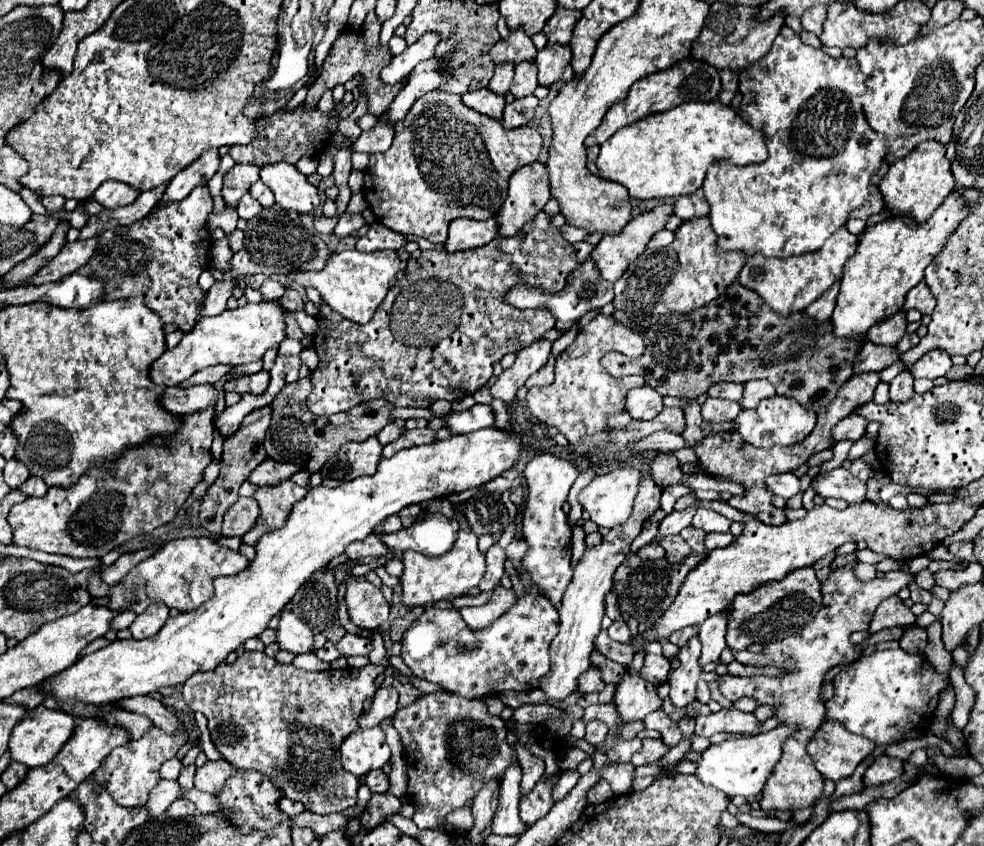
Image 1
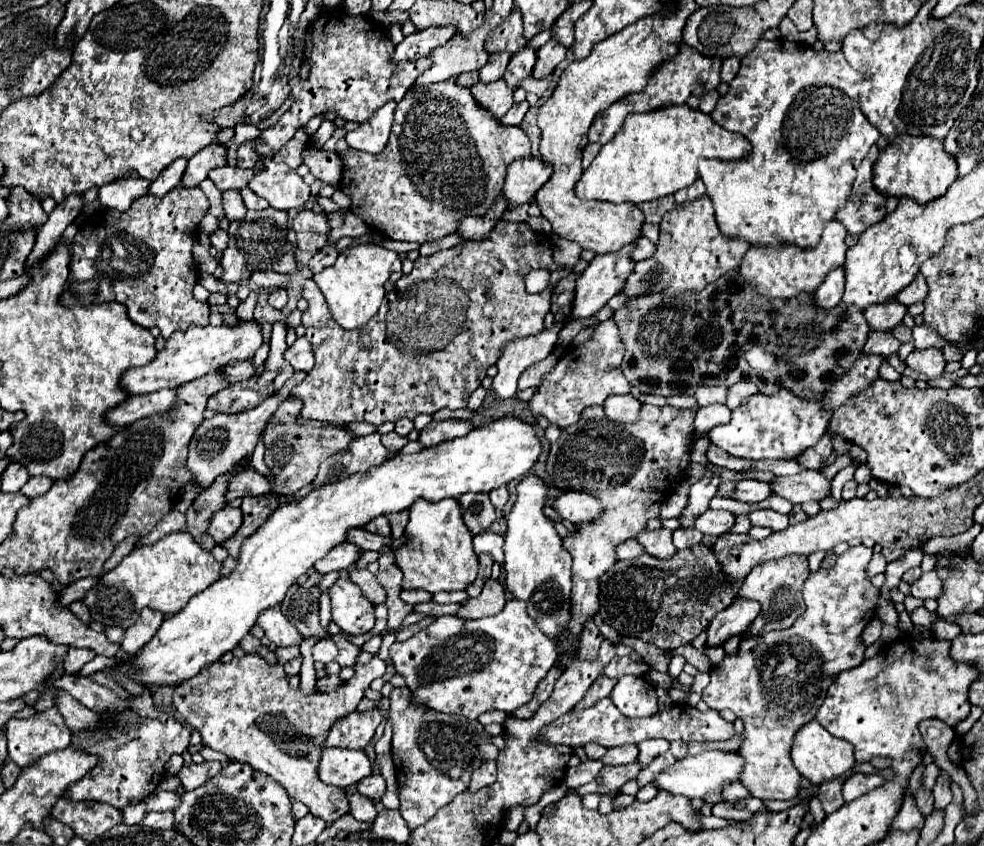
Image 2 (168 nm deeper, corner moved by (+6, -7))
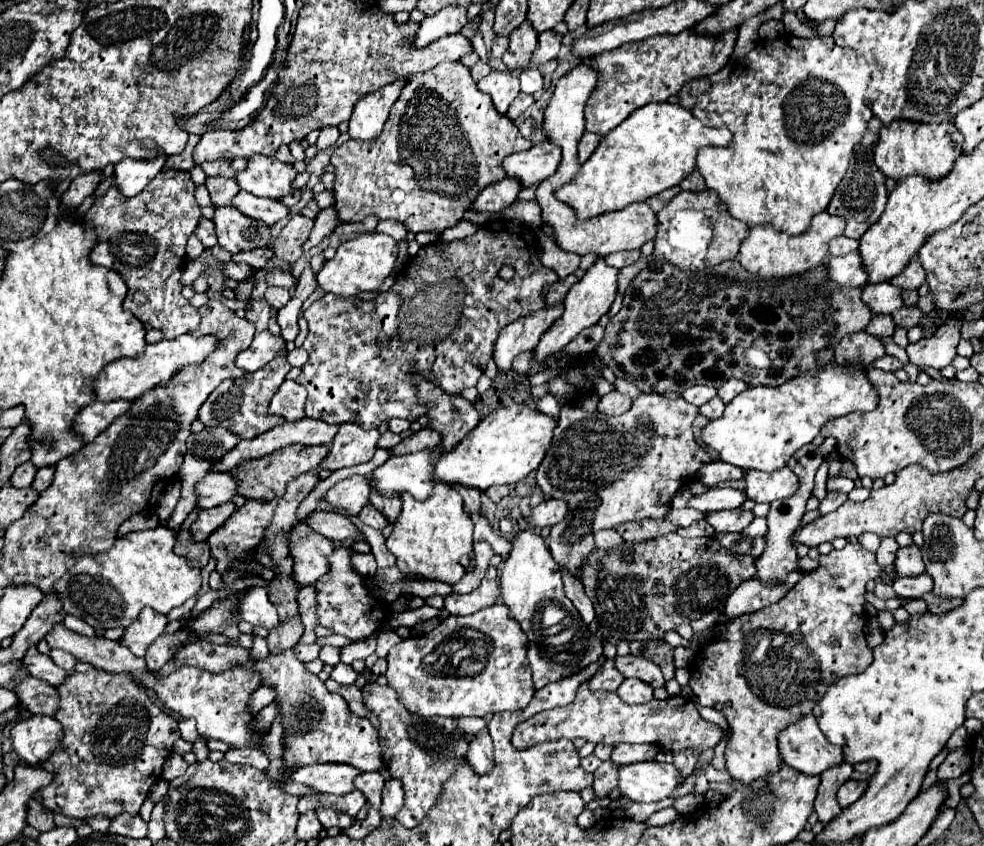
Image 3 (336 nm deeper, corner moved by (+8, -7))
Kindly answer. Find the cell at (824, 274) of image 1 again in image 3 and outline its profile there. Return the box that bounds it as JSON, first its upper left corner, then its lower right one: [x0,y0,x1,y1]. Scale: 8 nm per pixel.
[738,212,844,278]

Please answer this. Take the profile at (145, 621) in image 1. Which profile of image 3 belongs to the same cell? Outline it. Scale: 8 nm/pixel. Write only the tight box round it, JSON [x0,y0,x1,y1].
[120,608,168,656]

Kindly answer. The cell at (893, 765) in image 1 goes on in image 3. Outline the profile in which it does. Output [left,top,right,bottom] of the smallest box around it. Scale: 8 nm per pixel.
[838,780,868,808]

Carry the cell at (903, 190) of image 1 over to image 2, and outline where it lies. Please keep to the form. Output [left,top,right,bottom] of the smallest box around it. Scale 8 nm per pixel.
[874,134,958,204]

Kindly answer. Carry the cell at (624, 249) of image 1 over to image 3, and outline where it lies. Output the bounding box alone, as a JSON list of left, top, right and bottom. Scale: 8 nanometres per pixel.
[534,258,618,362]

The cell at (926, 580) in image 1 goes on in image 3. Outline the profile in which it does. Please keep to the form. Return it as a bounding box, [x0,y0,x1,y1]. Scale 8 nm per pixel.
[896,546,924,576]

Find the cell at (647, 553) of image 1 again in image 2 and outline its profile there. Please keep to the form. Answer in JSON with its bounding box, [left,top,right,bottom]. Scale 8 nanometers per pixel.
[616,538,644,560]

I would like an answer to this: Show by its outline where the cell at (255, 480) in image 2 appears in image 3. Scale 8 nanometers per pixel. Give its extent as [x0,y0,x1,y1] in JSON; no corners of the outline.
[196,472,240,508]

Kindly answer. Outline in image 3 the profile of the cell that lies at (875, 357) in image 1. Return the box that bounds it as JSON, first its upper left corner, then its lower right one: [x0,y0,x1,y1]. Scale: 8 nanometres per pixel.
[866,314,896,338]

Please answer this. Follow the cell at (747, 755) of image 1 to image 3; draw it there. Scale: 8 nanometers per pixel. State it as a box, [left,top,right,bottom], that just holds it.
[618,760,680,802]

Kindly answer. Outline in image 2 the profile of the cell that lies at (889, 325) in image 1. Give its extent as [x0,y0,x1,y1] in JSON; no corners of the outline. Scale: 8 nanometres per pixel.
[864,298,908,330]

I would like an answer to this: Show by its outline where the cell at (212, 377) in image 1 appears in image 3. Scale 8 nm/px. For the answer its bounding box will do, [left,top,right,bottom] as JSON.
[236,332,286,372]

